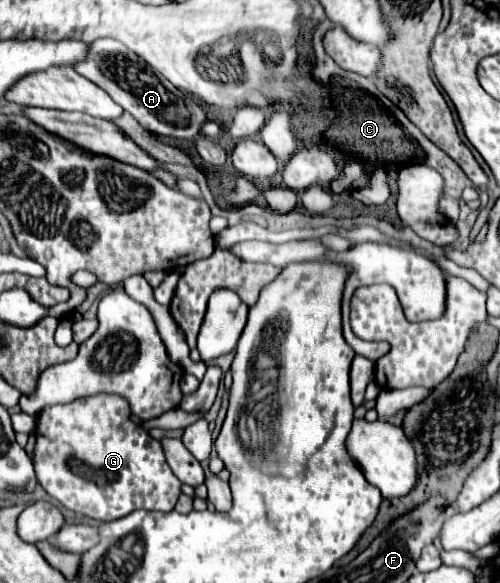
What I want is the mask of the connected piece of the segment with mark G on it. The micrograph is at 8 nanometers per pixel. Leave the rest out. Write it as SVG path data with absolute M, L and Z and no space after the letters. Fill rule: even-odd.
M94 394L88 398L78 398L70 404L44 408L36 420L36 444L32 452L32 462L40 486L54 500L76 514L100 522L128 516L130 512L140 508L170 512L174 510L182 486L182 482L166 464L162 444L154 440L144 428L132 422L128 400L118 394Z

